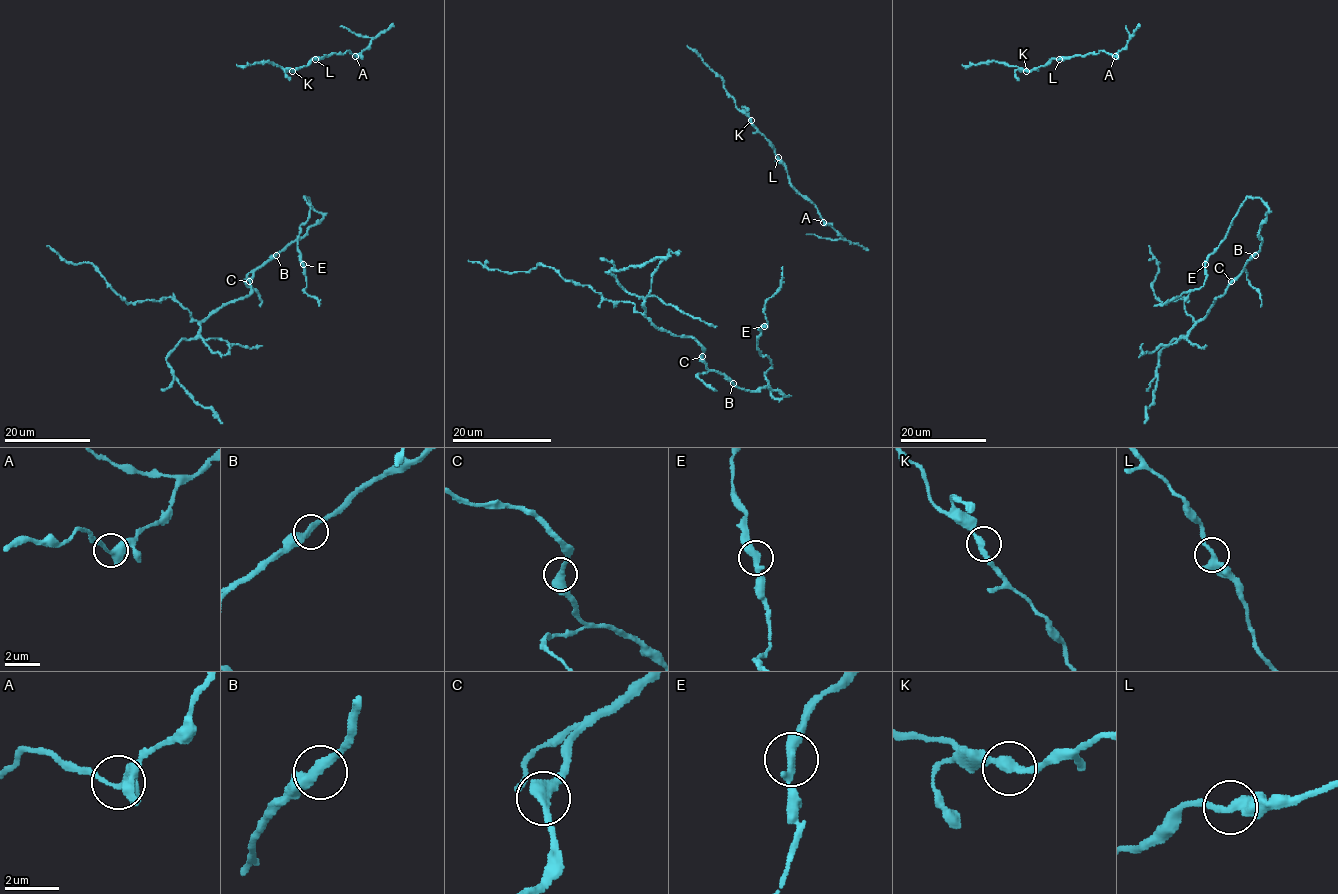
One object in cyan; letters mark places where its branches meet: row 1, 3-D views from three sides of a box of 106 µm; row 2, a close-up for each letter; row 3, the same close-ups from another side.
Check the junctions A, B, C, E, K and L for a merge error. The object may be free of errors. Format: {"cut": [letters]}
{"cut": []}

